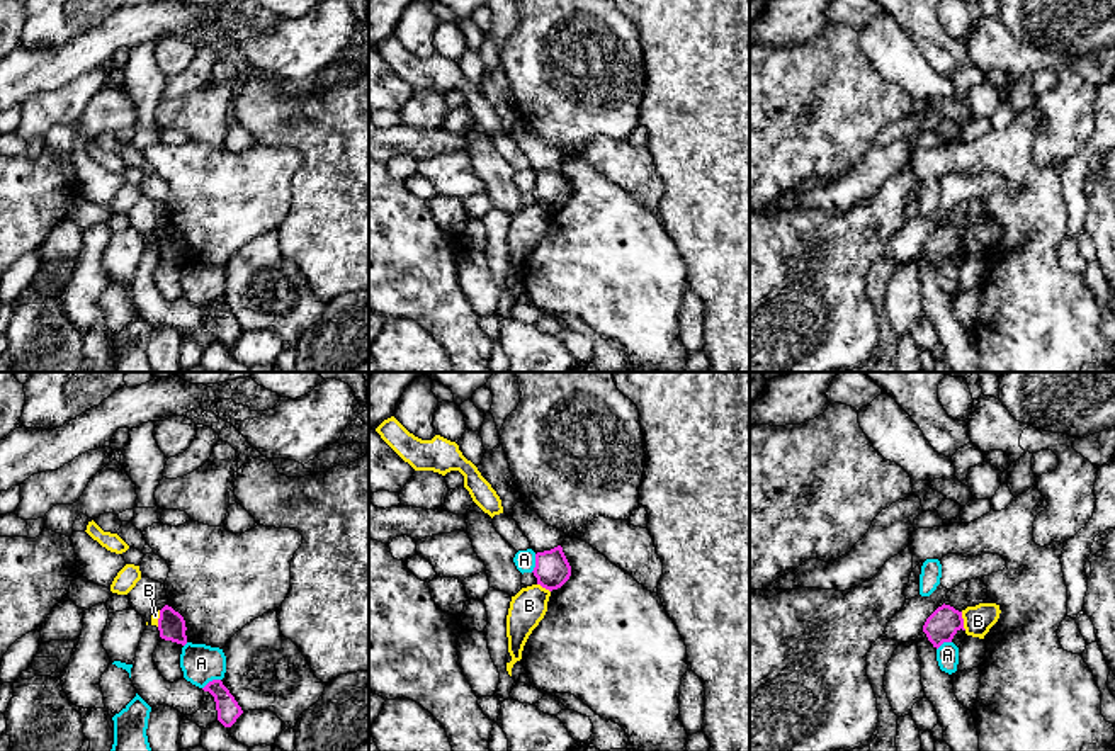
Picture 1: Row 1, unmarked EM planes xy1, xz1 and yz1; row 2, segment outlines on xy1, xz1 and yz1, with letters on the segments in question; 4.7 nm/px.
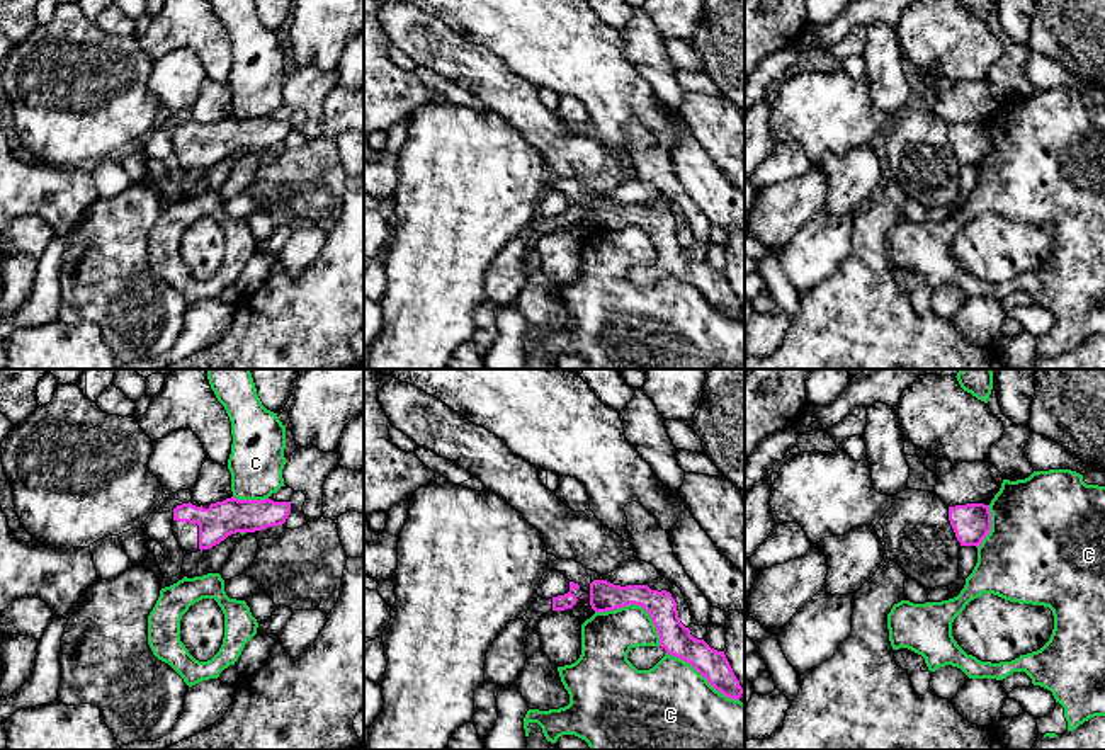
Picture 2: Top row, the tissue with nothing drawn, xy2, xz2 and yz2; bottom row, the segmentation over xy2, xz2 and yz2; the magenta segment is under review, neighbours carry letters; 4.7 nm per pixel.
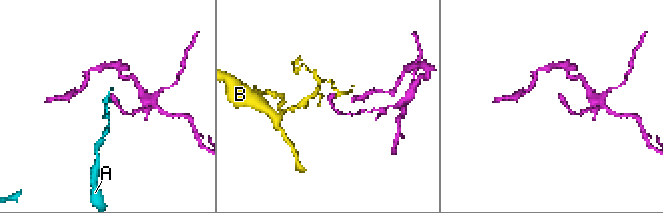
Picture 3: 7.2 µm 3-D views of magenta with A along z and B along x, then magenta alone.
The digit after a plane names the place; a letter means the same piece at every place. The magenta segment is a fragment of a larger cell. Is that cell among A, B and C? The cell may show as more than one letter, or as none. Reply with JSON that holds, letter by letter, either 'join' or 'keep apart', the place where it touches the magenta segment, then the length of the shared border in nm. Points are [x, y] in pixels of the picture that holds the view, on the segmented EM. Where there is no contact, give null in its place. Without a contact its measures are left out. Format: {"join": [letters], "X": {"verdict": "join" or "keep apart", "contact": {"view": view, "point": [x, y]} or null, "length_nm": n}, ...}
{"join": [], "A": {"verdict": "keep apart", "contact": {"view": "xy1", "point": [213, 680]}, "length_nm": 100}, "B": {"verdict": "keep apart", "contact": {"view": "yz1", "point": [962, 621]}, "length_nm": 90}, "C": {"verdict": "keep apart", "contact": {"view": "xz2", "point": [638, 604]}, "length_nm": 360}}

